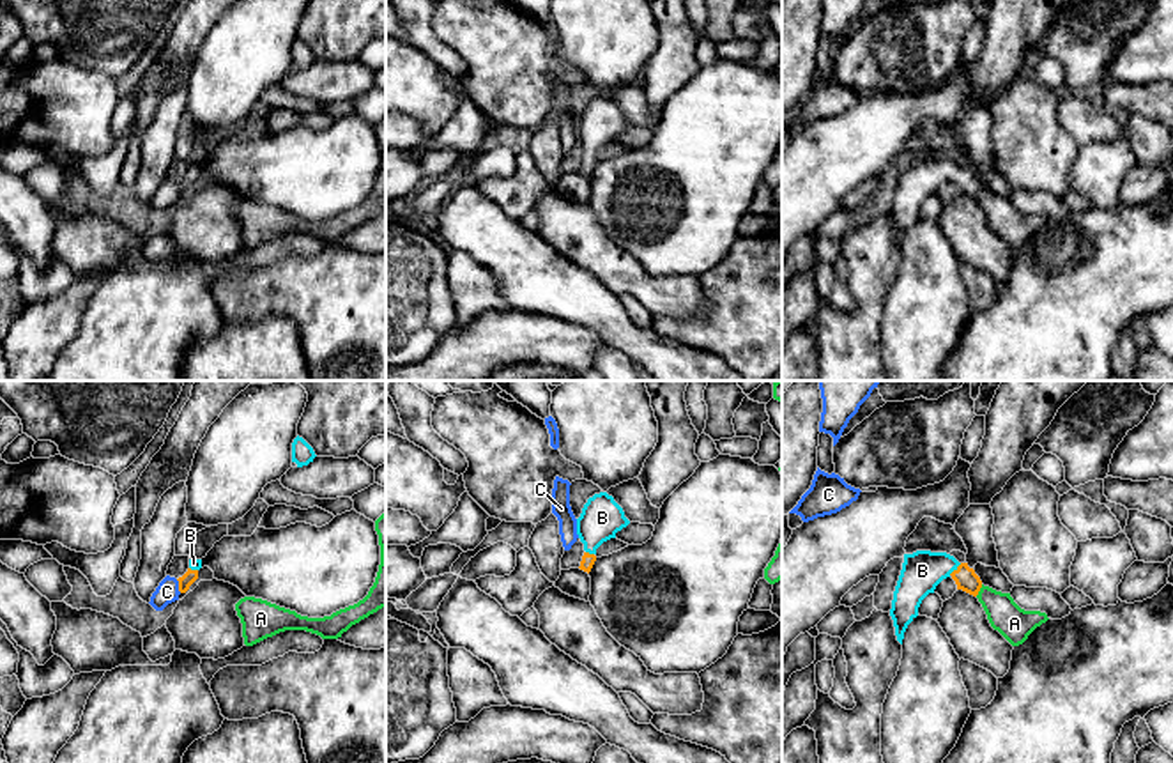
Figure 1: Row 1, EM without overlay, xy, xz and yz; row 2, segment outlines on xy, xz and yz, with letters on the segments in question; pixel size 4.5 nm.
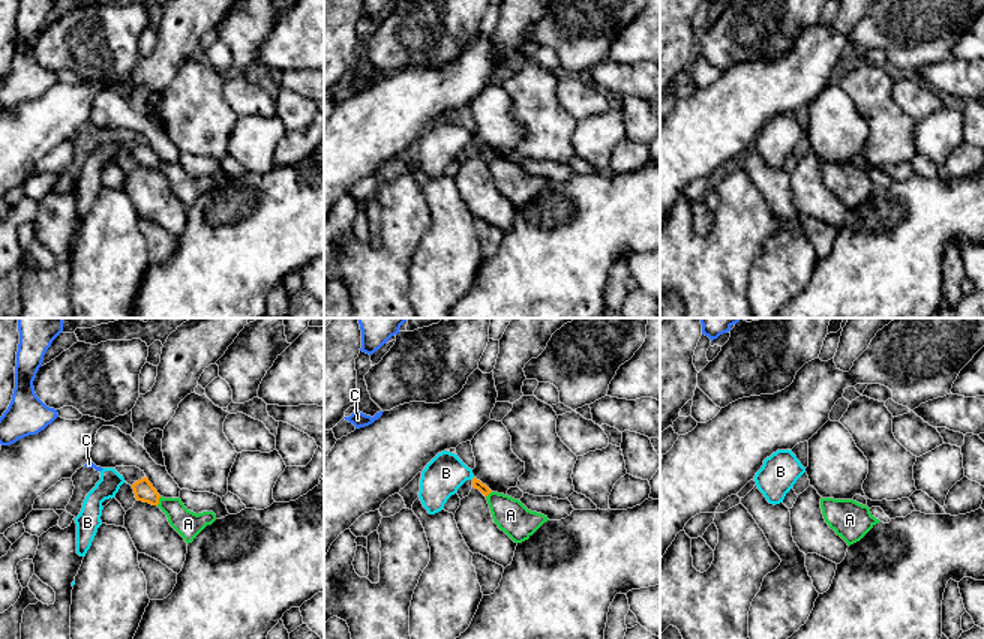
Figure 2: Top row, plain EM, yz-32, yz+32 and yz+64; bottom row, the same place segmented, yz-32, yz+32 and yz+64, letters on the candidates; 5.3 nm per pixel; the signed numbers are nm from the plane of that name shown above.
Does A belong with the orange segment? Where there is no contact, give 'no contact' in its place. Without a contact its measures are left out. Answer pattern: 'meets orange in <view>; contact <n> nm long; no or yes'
meets orange in yz; contact 70 nm long; no

